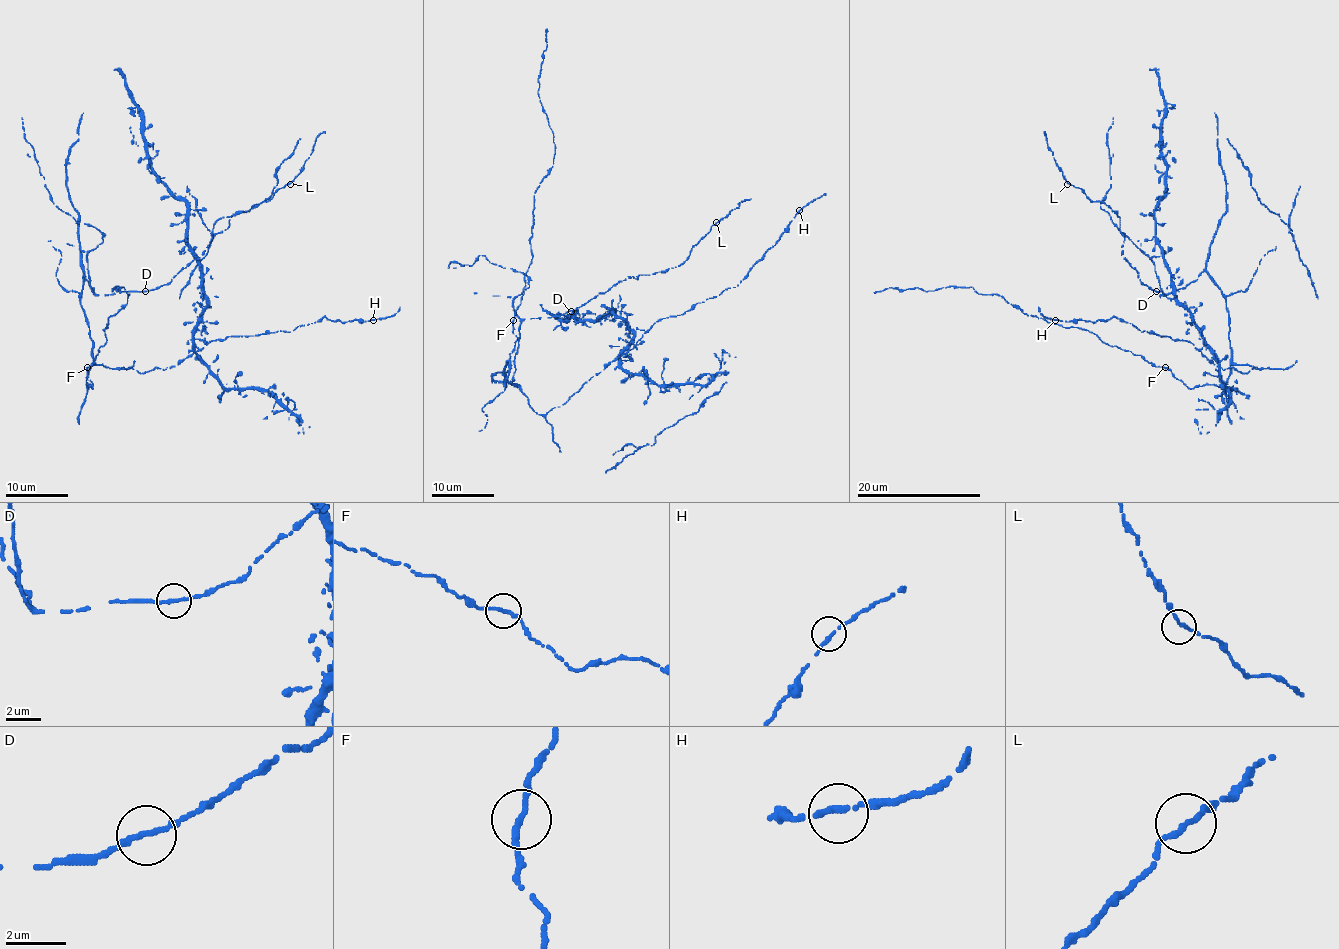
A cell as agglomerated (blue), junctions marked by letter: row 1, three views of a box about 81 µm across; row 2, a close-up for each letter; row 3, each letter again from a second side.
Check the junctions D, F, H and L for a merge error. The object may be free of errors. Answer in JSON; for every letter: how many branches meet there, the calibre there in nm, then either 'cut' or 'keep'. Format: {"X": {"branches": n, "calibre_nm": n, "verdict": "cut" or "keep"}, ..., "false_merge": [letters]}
{"D": {"branches": 2, "calibre_nm": 190, "verdict": "keep"}, "F": {"branches": 2, "calibre_nm": 200, "verdict": "keep"}, "H": {"branches": 2, "calibre_nm": 190, "verdict": "keep"}, "L": {"branches": 2, "calibre_nm": 190, "verdict": "keep"}, "false_merge": []}

